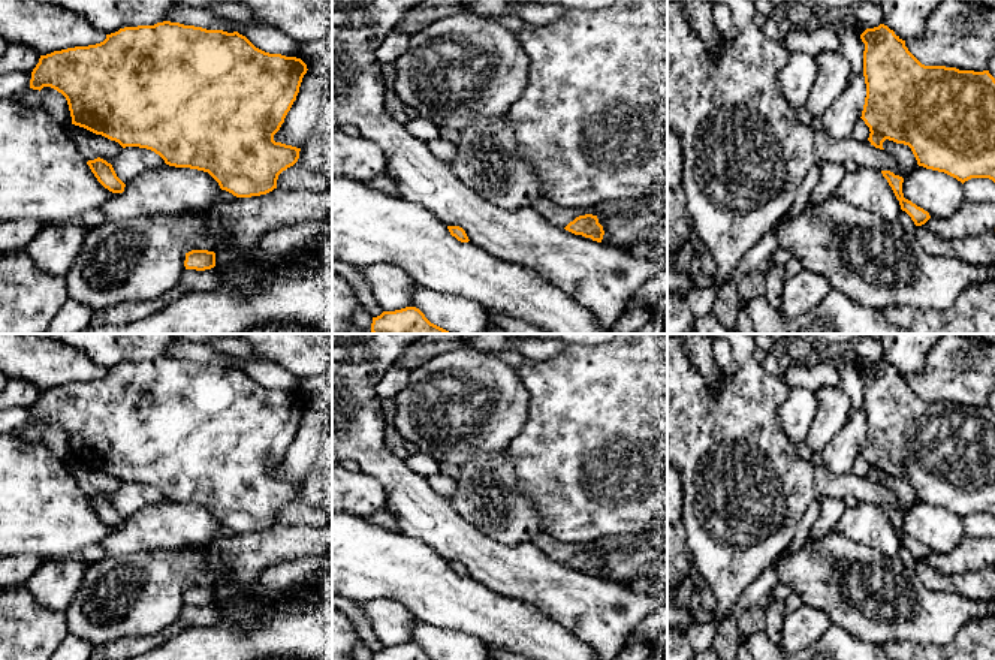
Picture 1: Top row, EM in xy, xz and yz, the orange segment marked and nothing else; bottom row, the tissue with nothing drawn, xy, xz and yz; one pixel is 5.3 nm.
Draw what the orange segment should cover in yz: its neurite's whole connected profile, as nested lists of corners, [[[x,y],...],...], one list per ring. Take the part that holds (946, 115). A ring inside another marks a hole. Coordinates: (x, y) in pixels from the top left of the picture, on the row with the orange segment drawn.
[[[887,25],[866,28],[860,34],[865,43],[863,76],[866,97],[862,120],[869,127],[868,141],[884,150],[886,139],[908,145],[919,166],[944,172],[962,184],[971,178],[989,178],[995,183],[995,78],[989,70],[959,70],[946,66],[925,66],[905,46],[905,40]]]

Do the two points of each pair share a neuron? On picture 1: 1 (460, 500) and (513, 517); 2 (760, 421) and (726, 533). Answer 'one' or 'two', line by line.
1: one
2: one

